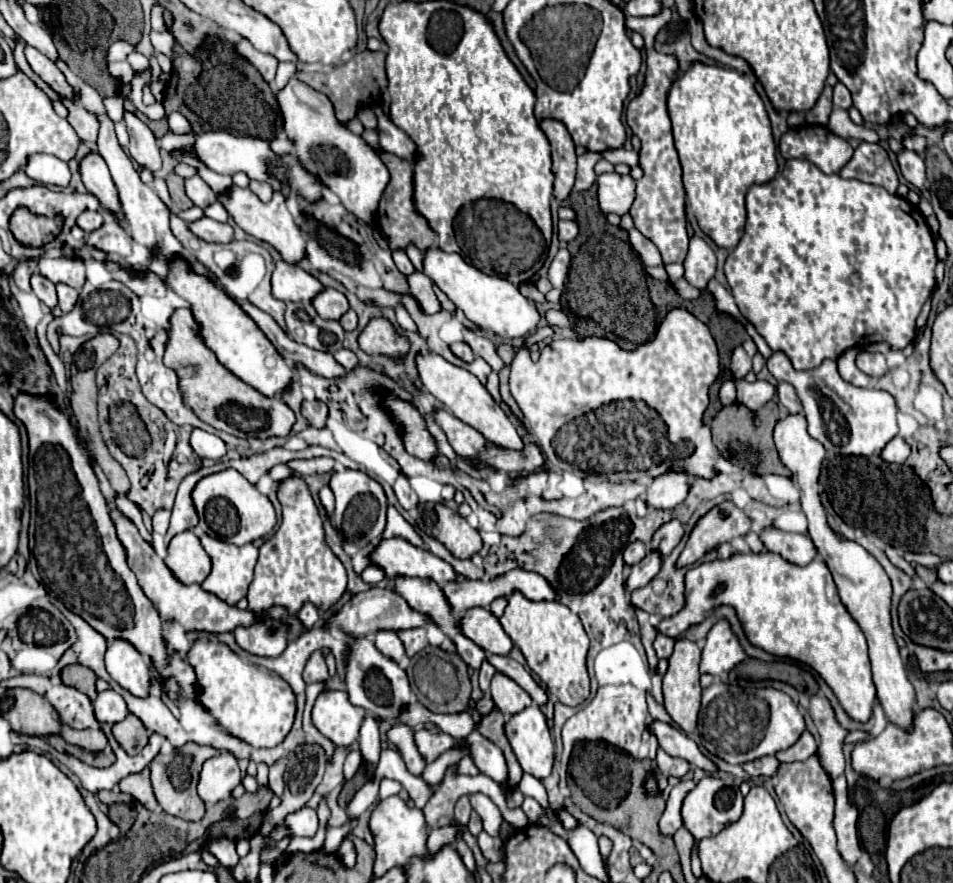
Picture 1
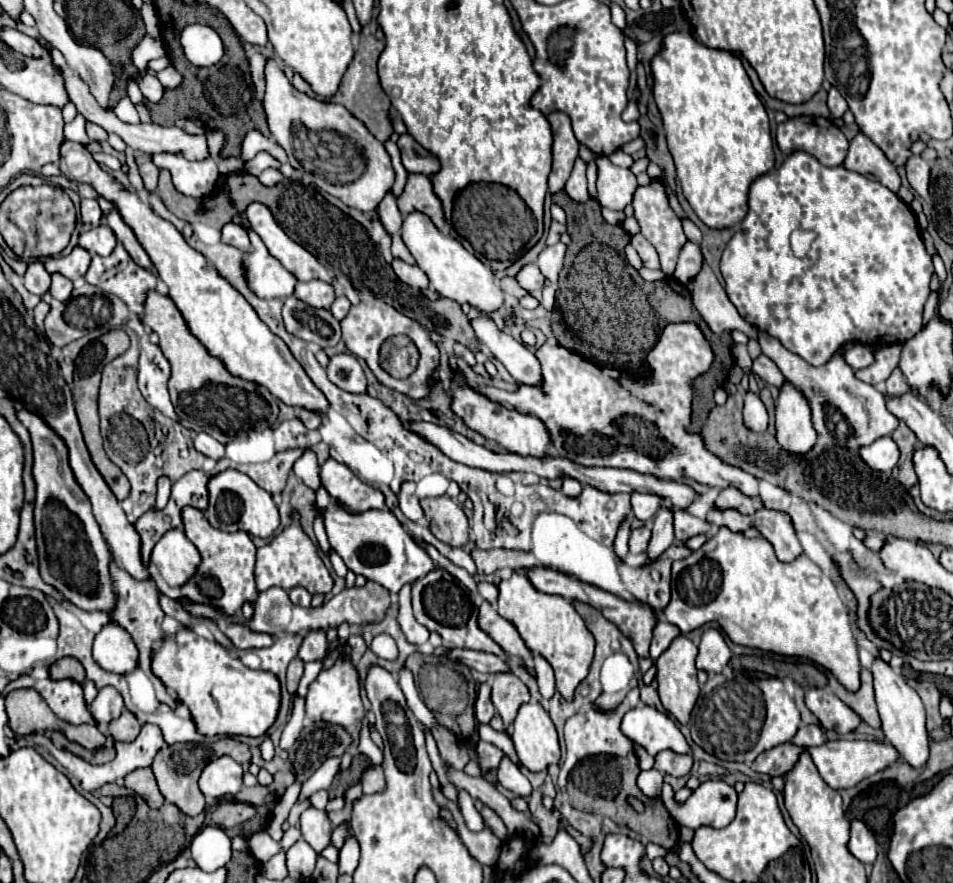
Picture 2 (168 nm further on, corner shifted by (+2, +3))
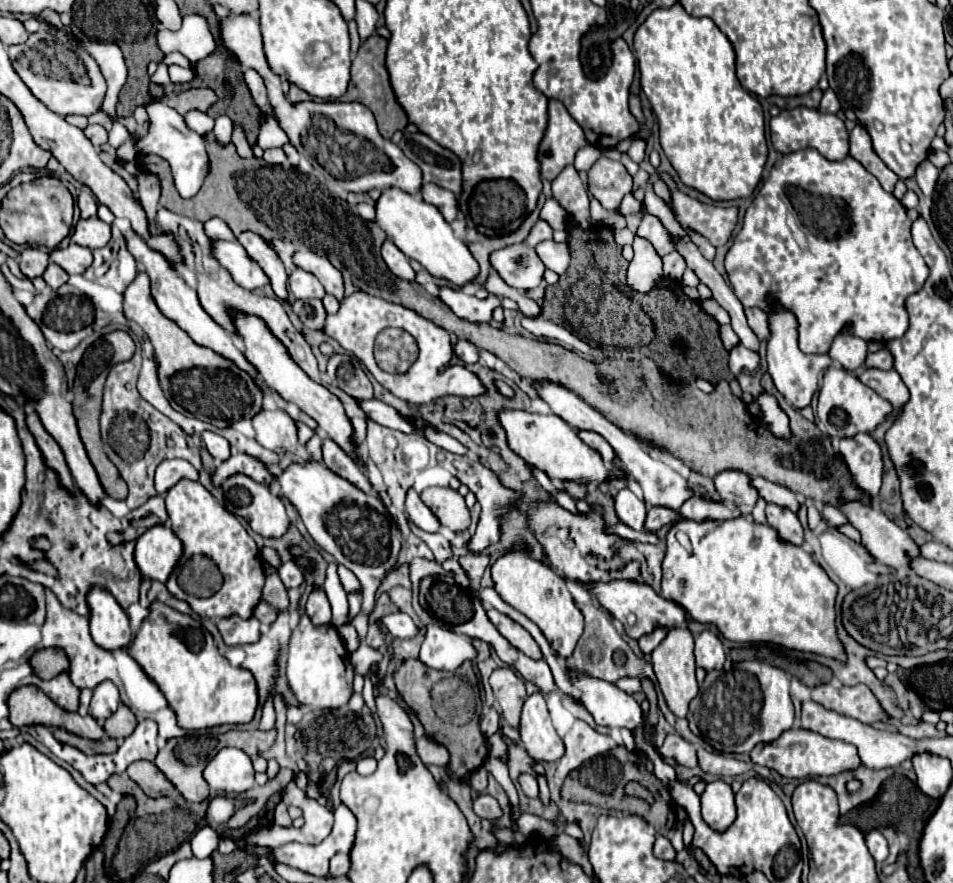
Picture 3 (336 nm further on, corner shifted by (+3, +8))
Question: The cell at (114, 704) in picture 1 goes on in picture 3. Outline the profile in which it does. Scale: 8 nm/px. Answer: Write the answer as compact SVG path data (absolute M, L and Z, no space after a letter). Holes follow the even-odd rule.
M103 681L93 689L93 699L89 705L89 715L95 717L99 723L103 723L107 717L111 717L119 707L119 689L111 681Z

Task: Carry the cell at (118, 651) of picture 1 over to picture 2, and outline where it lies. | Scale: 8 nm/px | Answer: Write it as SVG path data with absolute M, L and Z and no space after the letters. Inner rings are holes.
M108 622L94 638L94 660L108 672L128 674L138 666L138 650L132 636L118 624Z

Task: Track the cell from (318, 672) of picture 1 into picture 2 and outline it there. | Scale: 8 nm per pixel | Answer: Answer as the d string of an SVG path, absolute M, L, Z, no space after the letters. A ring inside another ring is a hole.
M308 630L308 634L304 634L304 640L300 644L298 656L304 662L312 662L312 660L322 660L326 654L326 630Z

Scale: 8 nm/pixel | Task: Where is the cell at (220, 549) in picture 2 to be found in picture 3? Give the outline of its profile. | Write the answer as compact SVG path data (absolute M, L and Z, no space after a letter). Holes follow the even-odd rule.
M189 479L179 481L173 489L165 493L165 503L167 503L167 513L169 519L173 521L173 531L177 537L183 541L183 555L193 557L193 555L205 555L213 559L225 579L223 587L209 599L199 599L195 597L195 611L199 615L205 615L209 619L223 619L231 615L239 615L243 619L251 617L253 607L261 599L261 589L265 583L265 573L263 573L263 559L261 553L247 533L247 529L239 523L239 519L231 513L227 513L219 501L211 497L211 493Z

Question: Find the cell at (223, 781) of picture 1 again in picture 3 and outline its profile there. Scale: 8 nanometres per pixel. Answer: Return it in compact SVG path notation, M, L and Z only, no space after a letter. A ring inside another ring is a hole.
M235 747L221 749L205 767L203 777L213 791L243 793L255 785L251 759Z

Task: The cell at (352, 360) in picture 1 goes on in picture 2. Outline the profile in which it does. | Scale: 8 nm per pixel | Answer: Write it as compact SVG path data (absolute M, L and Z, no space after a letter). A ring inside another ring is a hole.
M336 354L328 364L328 378L350 394L366 392L366 376L352 354Z

